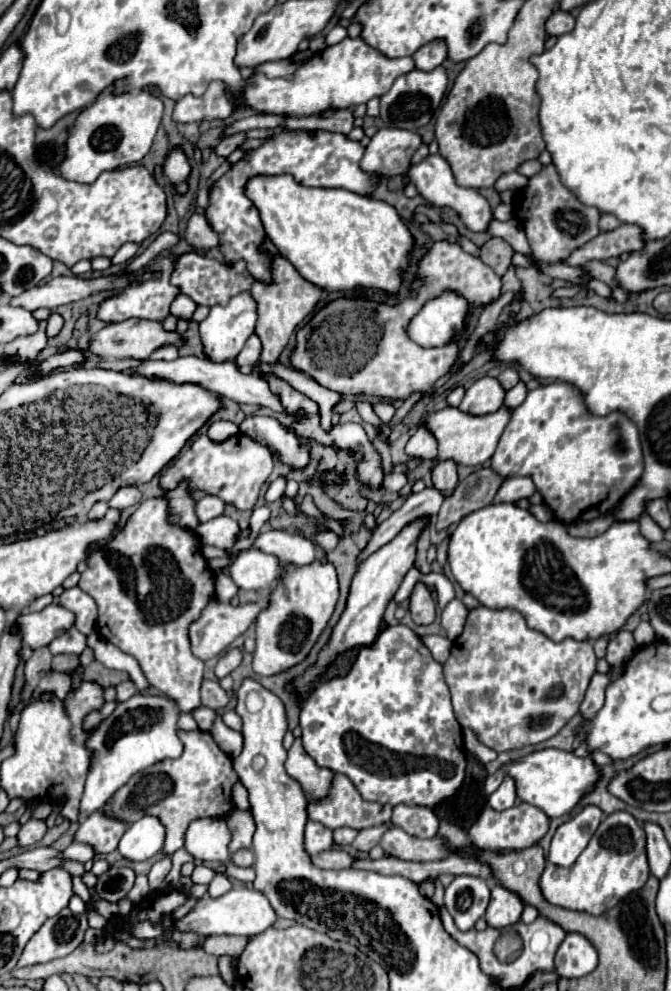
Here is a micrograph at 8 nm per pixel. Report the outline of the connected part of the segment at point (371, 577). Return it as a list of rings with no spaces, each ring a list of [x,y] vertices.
[[[428,517],[422,519],[414,519],[414,523],[408,523],[390,543],[386,543],[384,547],[380,547],[374,555],[370,555],[366,561],[362,561],[362,565],[358,567],[354,579],[352,579],[352,587],[350,587],[350,595],[348,595],[348,603],[346,609],[340,617],[340,621],[336,623],[330,643],[322,649],[318,663],[314,667],[310,667],[298,681],[294,681],[294,691],[302,697],[306,697],[312,689],[312,683],[316,681],[316,677],[326,669],[326,665],[330,661],[334,661],[334,657],[350,647],[360,647],[360,645],[370,645],[374,643],[378,629],[380,629],[380,621],[384,615],[384,609],[388,605],[388,601],[394,597],[396,589],[400,587],[406,571],[414,565],[414,557],[416,557],[416,543],[420,533],[430,525]]]

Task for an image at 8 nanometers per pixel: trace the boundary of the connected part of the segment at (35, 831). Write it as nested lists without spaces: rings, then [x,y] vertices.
[[[30,819],[28,823],[22,825],[22,829],[18,833],[18,843],[24,847],[34,845],[46,835],[46,831],[48,831],[48,827],[46,827],[44,819]]]

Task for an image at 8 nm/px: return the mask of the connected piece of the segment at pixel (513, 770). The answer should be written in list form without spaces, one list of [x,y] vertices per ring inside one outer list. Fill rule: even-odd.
[[[560,749],[534,751],[526,757],[520,757],[516,761],[502,765],[494,775],[490,775],[486,779],[486,785],[484,785],[486,795],[494,793],[506,775],[514,777],[518,797],[524,803],[530,803],[530,805],[538,807],[540,811],[544,811],[548,817],[562,817],[562,815],[570,813],[576,807],[576,803],[580,801],[580,797],[584,793],[588,793],[598,779],[596,765],[590,757],[576,757],[574,753],[560,751]]]

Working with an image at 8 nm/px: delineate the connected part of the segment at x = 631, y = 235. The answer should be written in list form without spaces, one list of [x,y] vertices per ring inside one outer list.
[[[622,223],[618,229],[600,233],[590,243],[576,249],[568,257],[566,263],[568,265],[584,265],[584,263],[594,261],[594,259],[606,261],[606,259],[612,259],[612,257],[620,257],[622,253],[642,251],[644,245],[646,245],[646,241],[642,239],[642,229],[628,225],[628,223]]]

